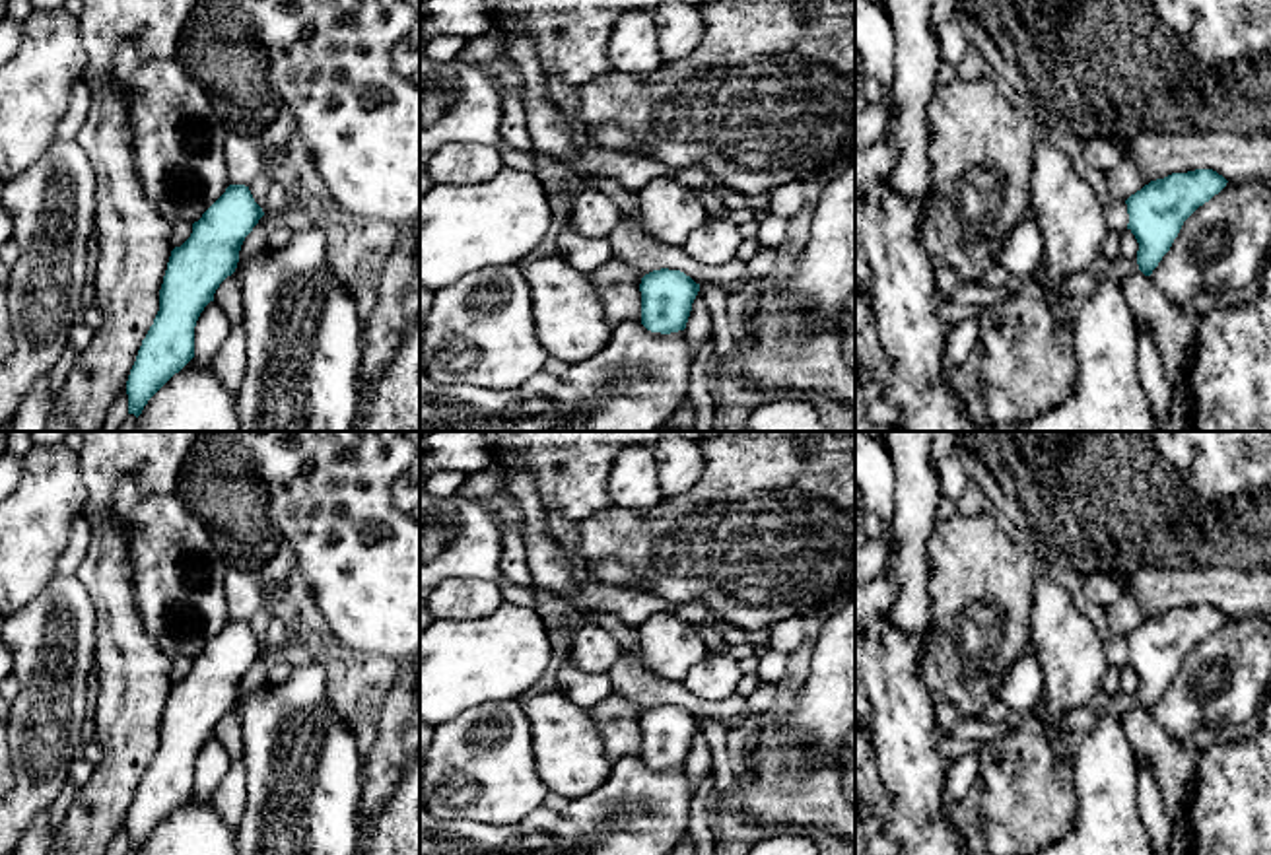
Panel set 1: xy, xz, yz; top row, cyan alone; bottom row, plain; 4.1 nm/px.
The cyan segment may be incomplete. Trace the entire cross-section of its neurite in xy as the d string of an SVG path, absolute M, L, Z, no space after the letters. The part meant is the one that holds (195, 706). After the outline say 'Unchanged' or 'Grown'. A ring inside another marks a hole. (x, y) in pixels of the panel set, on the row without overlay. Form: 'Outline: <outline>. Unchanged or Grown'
Outline: M229 620L225 628L192 659L190 672L171 686L159 725L159 746L150 762L126 816L128 849L142 849L148 836L194 793L194 762L204 742L214 736L220 719L239 698L245 672L264 651L249 622Z. Unchanged

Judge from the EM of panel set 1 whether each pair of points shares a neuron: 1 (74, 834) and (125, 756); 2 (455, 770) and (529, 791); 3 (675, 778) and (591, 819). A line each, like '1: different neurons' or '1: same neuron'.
1: same neuron
2: same neuron
3: same neuron

